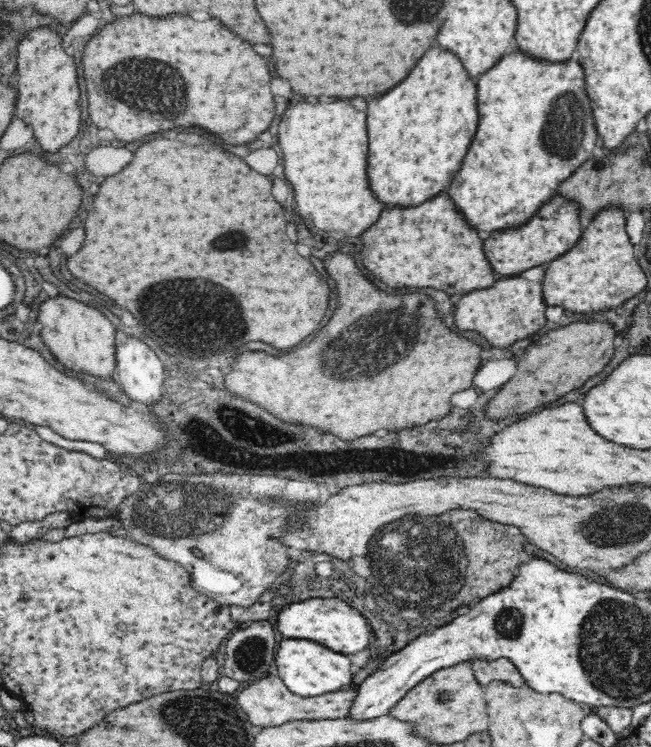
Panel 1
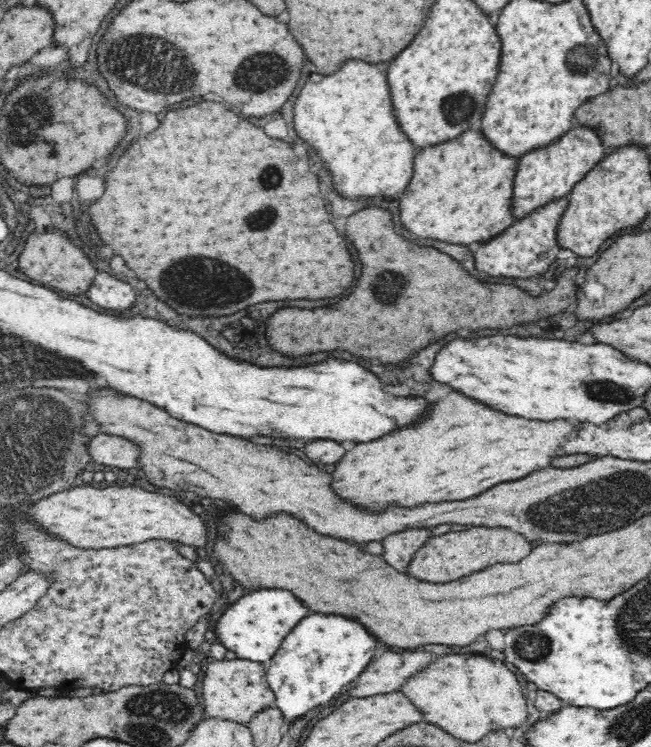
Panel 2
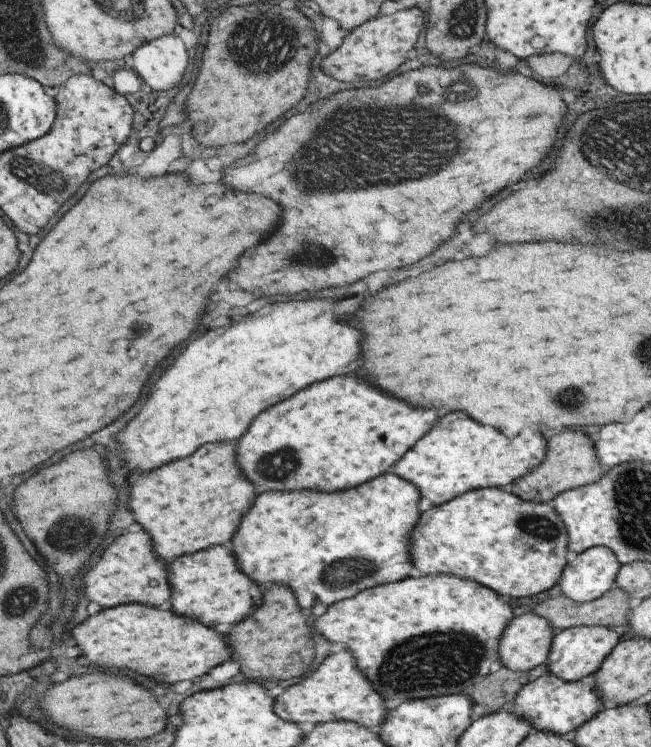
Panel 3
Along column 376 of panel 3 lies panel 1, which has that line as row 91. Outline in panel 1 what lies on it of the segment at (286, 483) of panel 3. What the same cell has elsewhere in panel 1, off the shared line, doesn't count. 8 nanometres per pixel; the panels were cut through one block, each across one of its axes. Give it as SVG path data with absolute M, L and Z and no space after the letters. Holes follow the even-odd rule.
M432 46L400 84L368 102L368 178L378 198L414 206L444 190L458 174L476 128L476 82L456 53Z

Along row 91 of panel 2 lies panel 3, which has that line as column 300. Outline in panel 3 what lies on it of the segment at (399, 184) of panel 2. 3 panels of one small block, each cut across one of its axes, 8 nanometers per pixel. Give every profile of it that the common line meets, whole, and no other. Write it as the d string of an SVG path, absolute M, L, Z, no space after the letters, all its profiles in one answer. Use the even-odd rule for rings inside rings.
M291 300L283 304L267 304L257 312L257 318L247 316L243 322L209 330L205 336L193 340L175 356L171 368L155 382L147 400L149 404L143 404L137 418L115 436L127 452L127 468L147 472L173 460L187 458L203 444L239 440L265 408L291 398L299 388L303 390L313 382L331 378L339 368L357 362L361 356L363 334L351 326L341 326L337 316L331 312L333 304L333 300Z

